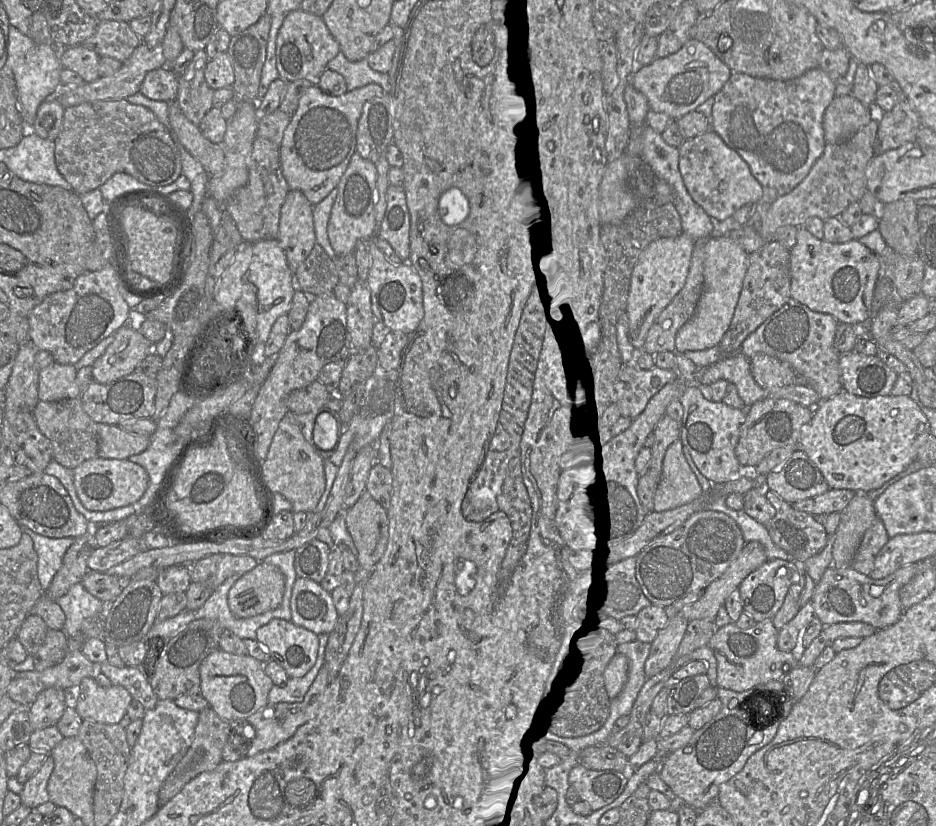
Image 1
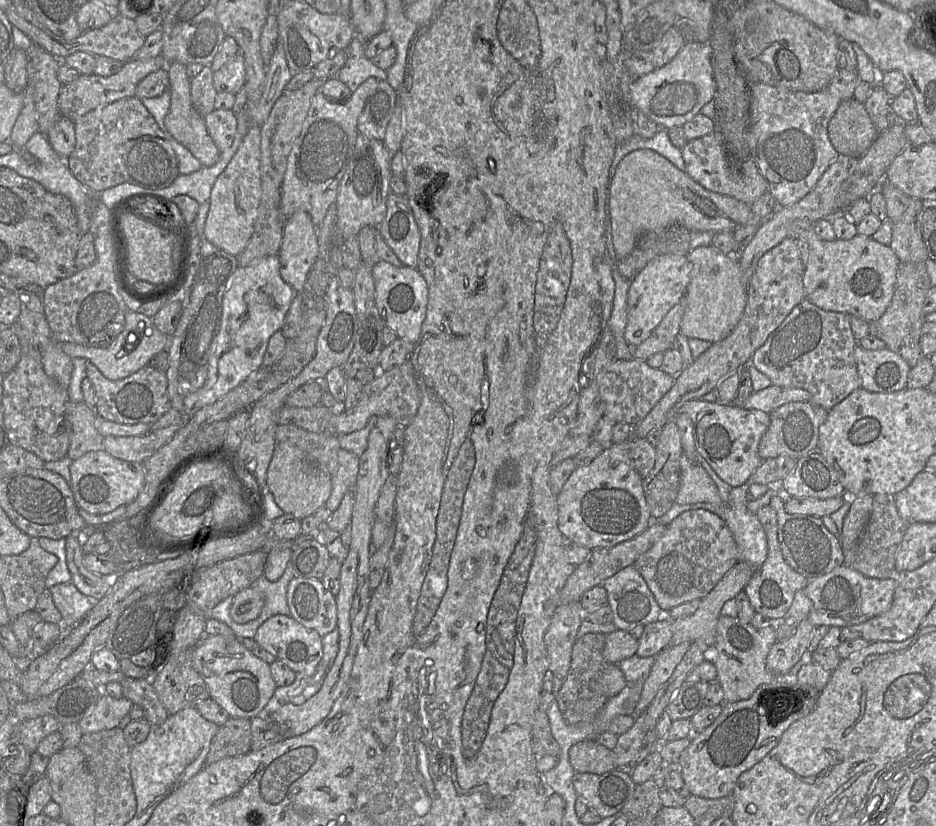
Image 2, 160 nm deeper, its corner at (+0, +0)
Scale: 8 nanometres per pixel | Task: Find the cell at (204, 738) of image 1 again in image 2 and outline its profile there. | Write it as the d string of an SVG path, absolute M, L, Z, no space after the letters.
M229 718L211 740L205 765L223 758L240 756L250 751L251 722L246 718Z

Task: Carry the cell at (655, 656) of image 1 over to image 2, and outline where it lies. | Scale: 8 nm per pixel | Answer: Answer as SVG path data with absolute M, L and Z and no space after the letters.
M683 642L678 645L669 645L655 656L655 662L644 683L640 699L634 711L635 717L644 714L660 688L672 676L675 668L688 651L690 644L689 642Z

